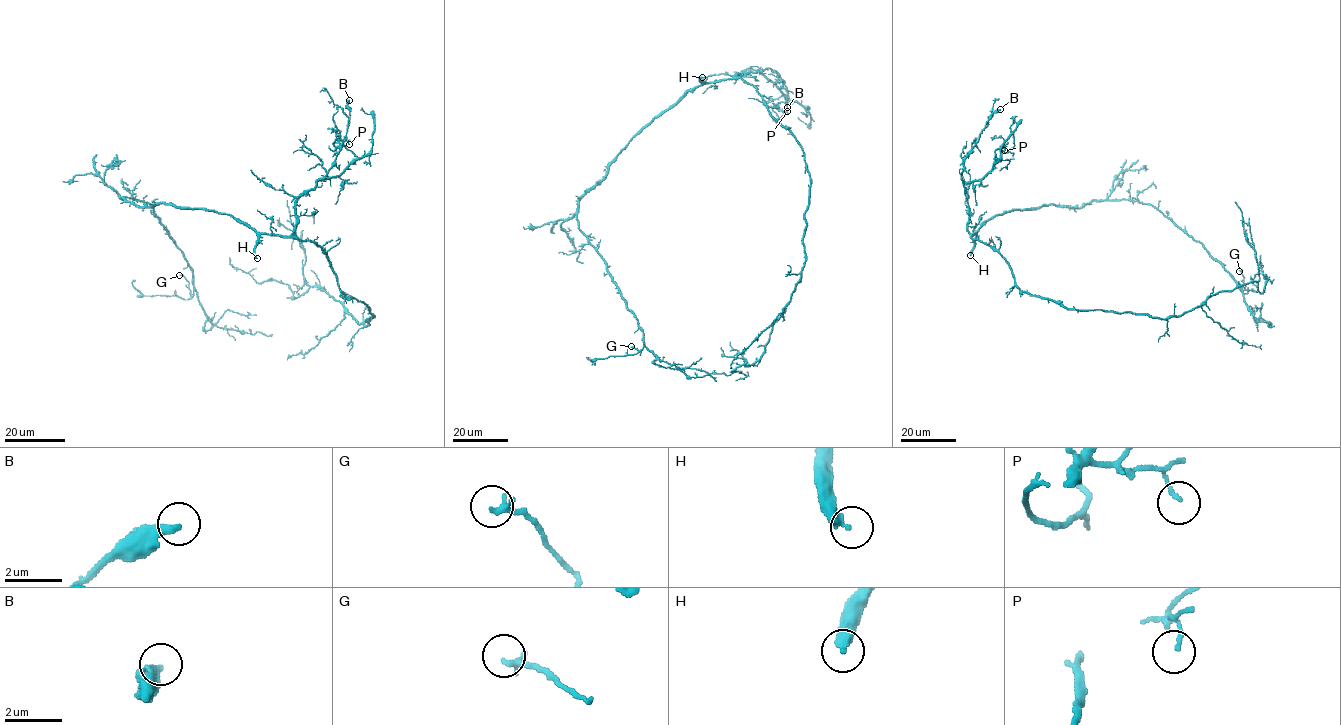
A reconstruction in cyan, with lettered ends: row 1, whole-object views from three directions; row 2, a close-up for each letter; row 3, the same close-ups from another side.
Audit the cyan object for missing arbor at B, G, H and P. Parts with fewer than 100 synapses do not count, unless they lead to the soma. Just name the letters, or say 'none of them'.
H

